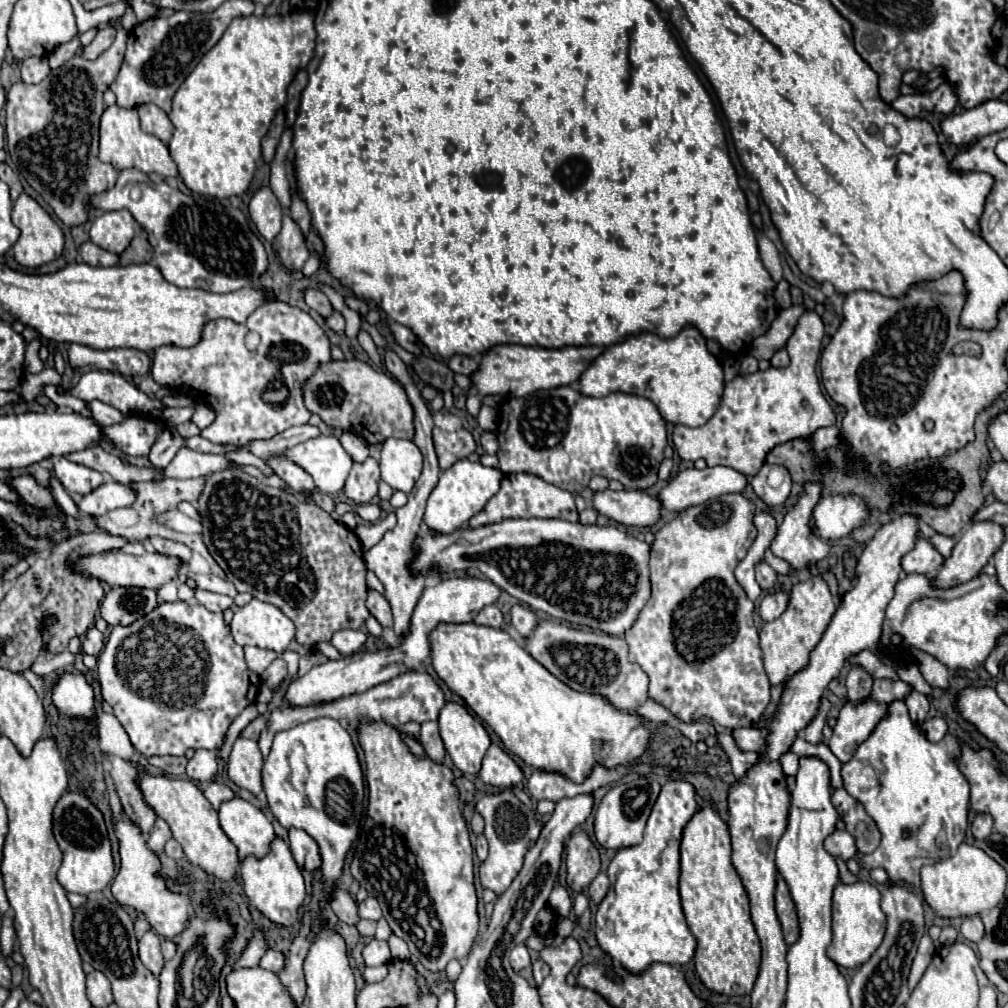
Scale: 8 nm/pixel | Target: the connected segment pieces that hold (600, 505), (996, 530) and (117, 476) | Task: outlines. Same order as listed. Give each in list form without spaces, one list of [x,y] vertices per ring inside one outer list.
[[[602,490],[594,494],[594,508],[624,524],[624,526],[634,526],[634,528],[650,528],[660,520],[662,504],[656,496],[650,496],[640,490]]]
[[[994,520],[970,522],[954,546],[952,556],[944,560],[944,568],[936,574],[938,588],[950,588],[972,580],[996,554],[1004,542],[1004,526]]]
[[[90,446],[78,452],[72,452],[66,456],[70,462],[88,466],[92,470],[102,472],[104,476],[128,484],[132,480],[152,480],[152,478],[160,478],[160,472],[154,472],[152,468],[138,468],[138,466],[126,466],[120,462],[120,458],[116,458],[112,452],[108,452],[102,446]]]

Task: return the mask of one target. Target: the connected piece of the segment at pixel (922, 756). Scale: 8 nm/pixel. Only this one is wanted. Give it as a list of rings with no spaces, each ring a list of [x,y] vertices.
[[[894,700],[888,704],[886,716],[876,724],[874,732],[858,746],[854,756],[842,766],[842,778],[844,778],[846,792],[864,804],[868,816],[876,822],[876,826],[882,834],[882,842],[872,854],[858,854],[864,868],[868,868],[868,870],[884,868],[890,876],[890,882],[908,884],[914,890],[920,888],[920,866],[928,864],[928,860],[932,860],[934,856],[940,856],[946,850],[942,848],[942,850],[938,850],[938,854],[934,852],[932,856],[926,852],[926,856],[924,856],[918,848],[918,842],[914,838],[904,838],[902,832],[906,828],[910,828],[910,830],[920,828],[928,816],[938,818],[938,820],[946,820],[948,826],[958,826],[960,830],[966,830],[970,786],[968,786],[968,780],[964,778],[964,774],[956,766],[958,756],[960,756],[958,742],[952,734],[948,734],[948,738],[944,738],[942,742],[932,744],[924,736],[924,732],[918,728],[918,724],[914,724],[910,720],[910,714],[908,714],[904,700]]]

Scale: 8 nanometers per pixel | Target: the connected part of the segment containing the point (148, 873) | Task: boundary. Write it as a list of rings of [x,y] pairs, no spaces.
[[[114,816],[116,820],[116,836],[120,840],[120,872],[116,874],[112,882],[112,894],[122,906],[142,910],[152,926],[152,930],[164,938],[174,938],[184,930],[184,924],[188,920],[188,896],[184,894],[172,894],[166,890],[162,876],[156,876],[160,870],[160,862],[156,854],[144,844],[144,836],[140,828],[136,828],[132,822],[124,822],[122,816]]]

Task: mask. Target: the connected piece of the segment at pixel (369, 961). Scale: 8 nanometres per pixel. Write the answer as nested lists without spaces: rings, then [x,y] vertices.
[[[370,940],[364,948],[364,962],[366,966],[380,966],[380,964],[386,964],[390,960],[390,948],[388,948],[388,942],[382,942],[382,940]]]

